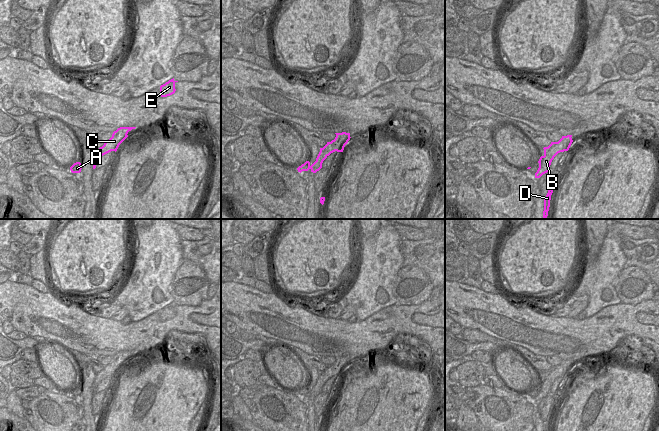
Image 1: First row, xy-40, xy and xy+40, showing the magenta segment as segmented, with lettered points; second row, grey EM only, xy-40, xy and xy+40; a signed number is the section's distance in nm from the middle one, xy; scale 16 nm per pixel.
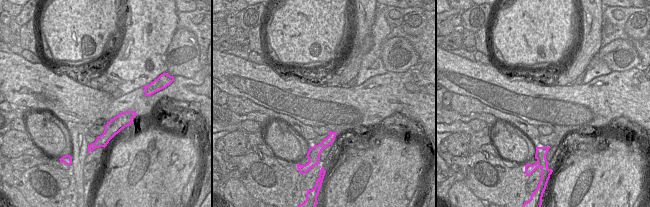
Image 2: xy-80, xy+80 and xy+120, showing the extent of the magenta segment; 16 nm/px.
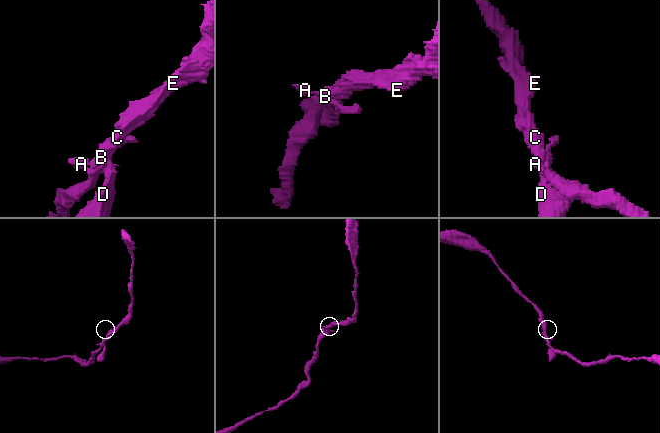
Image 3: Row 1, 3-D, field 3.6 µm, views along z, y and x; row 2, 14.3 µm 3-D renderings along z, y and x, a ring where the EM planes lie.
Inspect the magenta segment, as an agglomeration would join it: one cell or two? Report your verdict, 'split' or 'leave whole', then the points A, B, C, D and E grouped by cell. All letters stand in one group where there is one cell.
leave whole; groups A B C D E

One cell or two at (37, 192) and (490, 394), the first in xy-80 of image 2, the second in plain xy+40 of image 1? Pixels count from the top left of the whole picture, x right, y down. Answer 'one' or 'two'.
one

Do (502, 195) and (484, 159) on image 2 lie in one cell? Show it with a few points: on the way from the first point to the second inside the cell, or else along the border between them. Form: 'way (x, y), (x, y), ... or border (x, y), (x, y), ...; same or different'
way (499, 186), (484, 171), (484, 168); same

